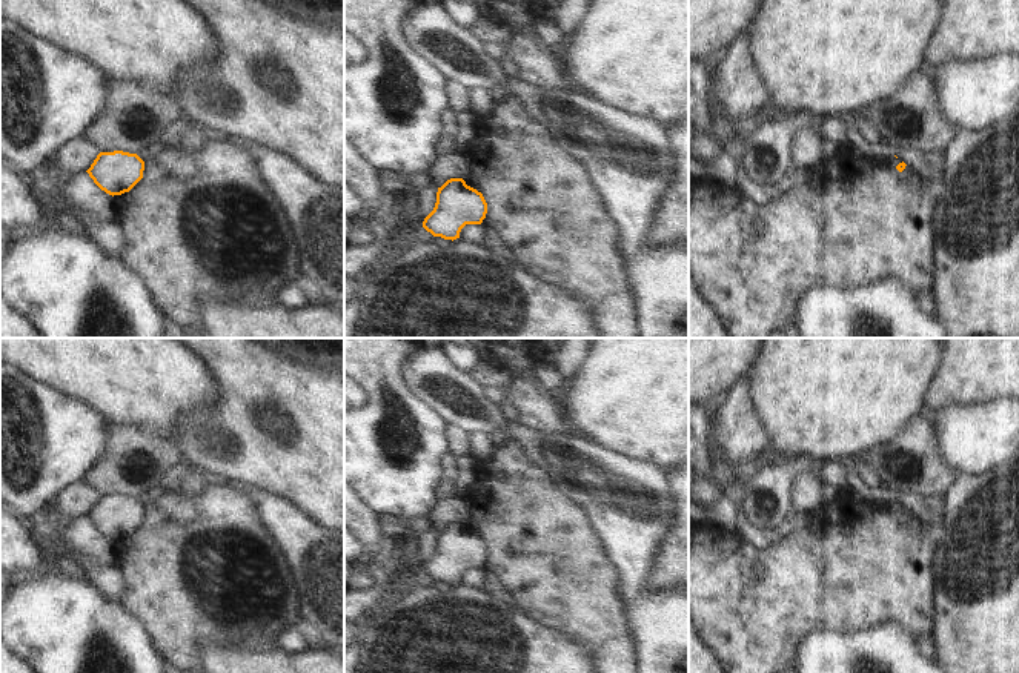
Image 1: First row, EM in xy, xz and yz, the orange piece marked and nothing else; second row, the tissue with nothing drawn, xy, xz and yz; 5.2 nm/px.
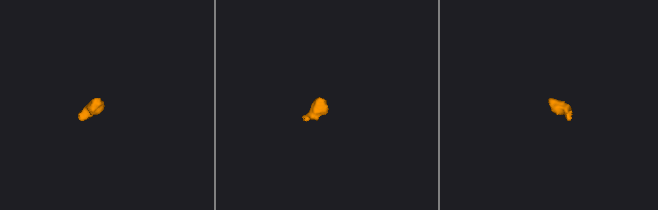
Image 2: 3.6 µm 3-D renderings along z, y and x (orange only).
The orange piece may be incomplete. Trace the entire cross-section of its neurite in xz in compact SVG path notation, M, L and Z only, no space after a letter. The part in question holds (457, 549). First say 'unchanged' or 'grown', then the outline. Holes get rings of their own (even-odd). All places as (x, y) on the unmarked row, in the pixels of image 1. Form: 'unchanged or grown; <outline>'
unchanged; M450 522L438 532L435 552L424 562L423 572L433 581L453 585L466 569L481 569L486 558L483 538L463 522Z

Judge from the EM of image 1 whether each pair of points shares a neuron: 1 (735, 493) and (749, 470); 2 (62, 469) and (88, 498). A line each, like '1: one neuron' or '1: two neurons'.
1: two neurons
2: two neurons

